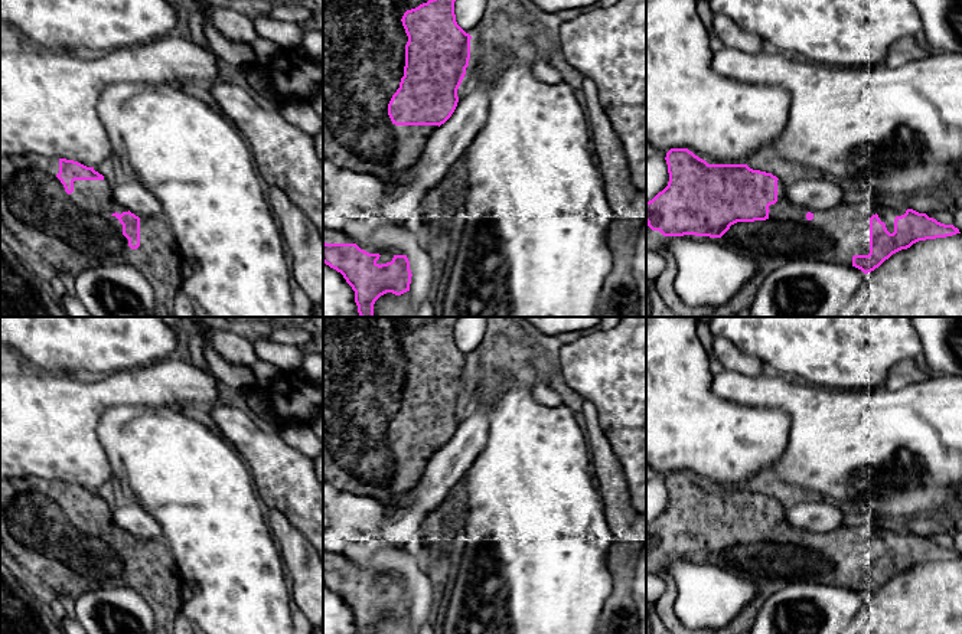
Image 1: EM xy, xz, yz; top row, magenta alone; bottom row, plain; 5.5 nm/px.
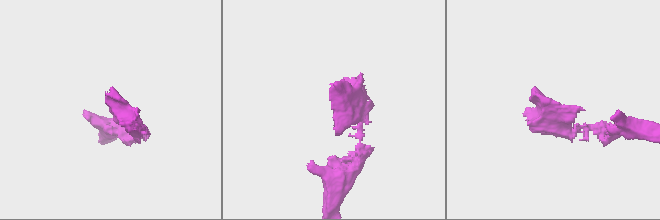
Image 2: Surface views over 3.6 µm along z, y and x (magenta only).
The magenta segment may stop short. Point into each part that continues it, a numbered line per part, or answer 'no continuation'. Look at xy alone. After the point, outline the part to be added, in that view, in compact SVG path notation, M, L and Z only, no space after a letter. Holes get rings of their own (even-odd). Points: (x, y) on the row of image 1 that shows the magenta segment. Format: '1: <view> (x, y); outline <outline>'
1: xy (69, 234); outline M36 154L0 157L0 219L4 233L26 255L35 259L43 269L63 272L76 277L79 272L112 264L128 264L136 267L150 282L156 300L156 317L175 317L173 301L182 290L182 265L185 262L175 239L173 229L164 216L140 218L140 246L131 249L128 239L123 235L123 225L114 213L128 212L112 199L112 184L104 180L75 180L74 192L68 195L56 177L59 158Z

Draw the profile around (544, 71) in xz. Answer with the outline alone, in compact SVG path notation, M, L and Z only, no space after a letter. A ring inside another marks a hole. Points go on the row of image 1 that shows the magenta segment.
M542 53L534 65L534 76L547 84L558 84L562 81L561 72Z

